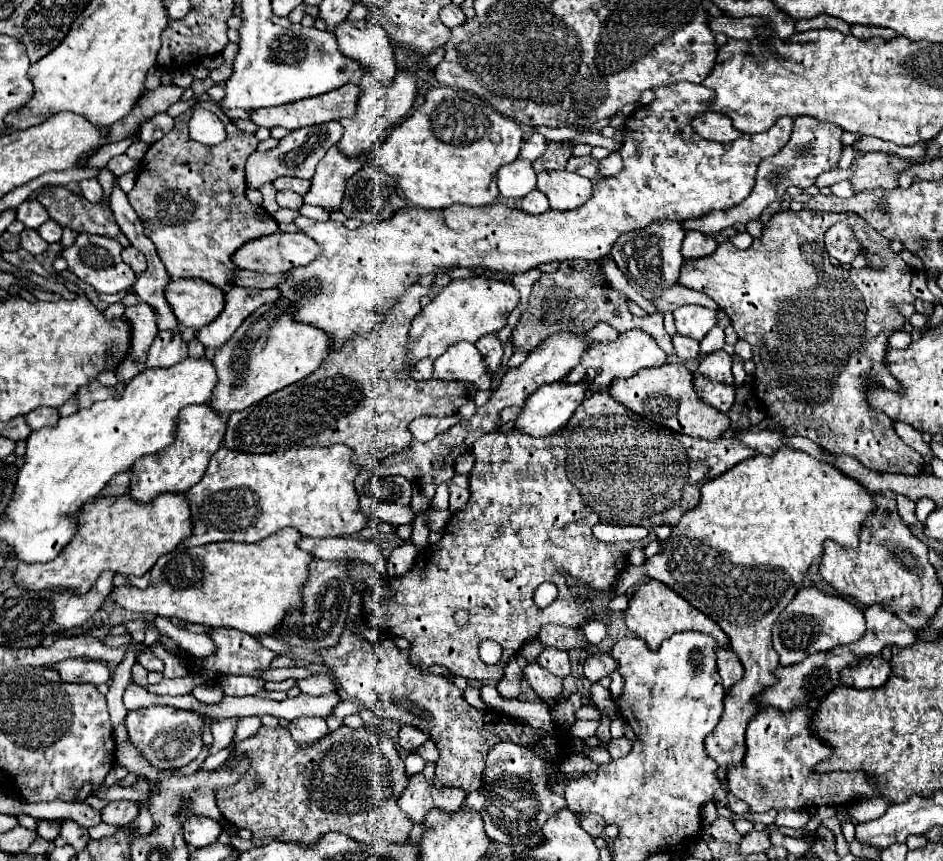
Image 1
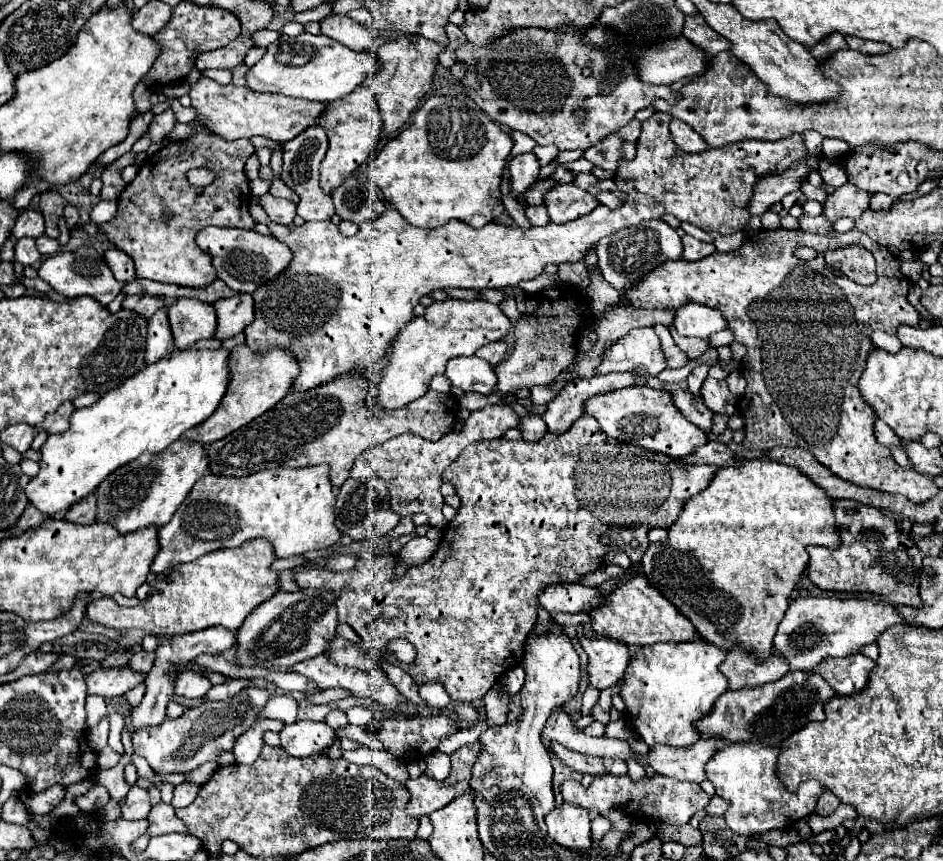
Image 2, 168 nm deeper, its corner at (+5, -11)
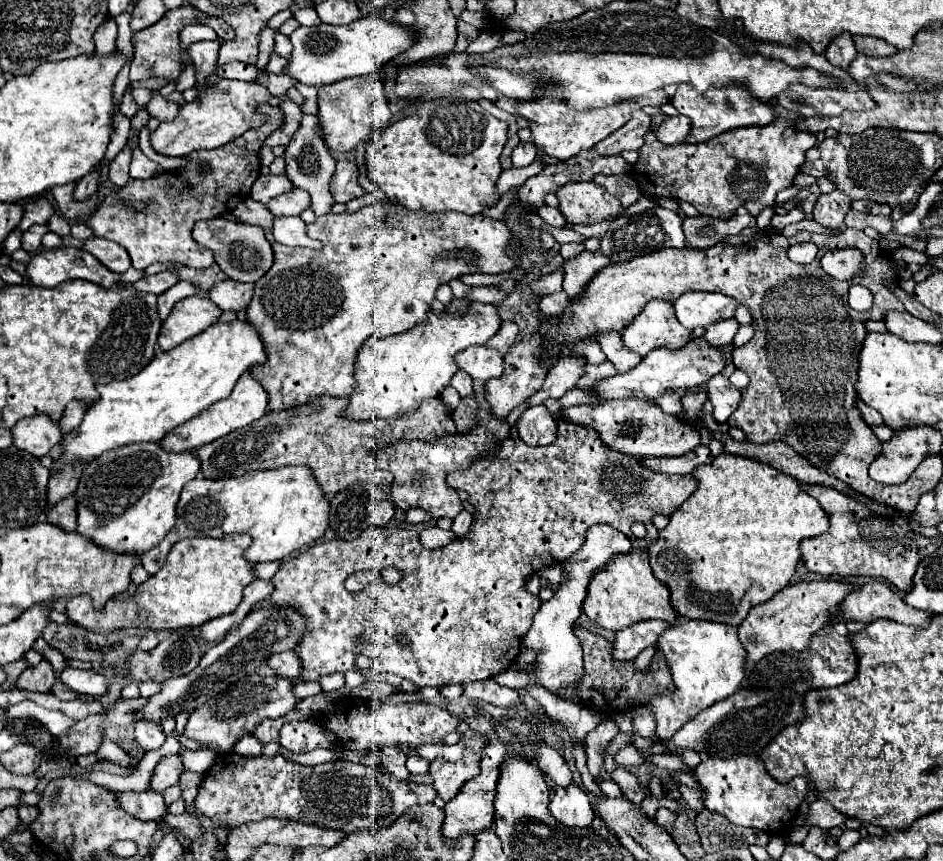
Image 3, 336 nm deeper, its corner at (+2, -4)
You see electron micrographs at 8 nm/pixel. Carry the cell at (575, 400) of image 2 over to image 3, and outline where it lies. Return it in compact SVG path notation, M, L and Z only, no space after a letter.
M701 337L689 341L683 349L669 351L669 349L653 349L641 363L627 373L617 373L613 377L597 381L587 393L597 395L599 399L617 399L617 397L645 397L645 399L657 399L661 393L669 389L685 389L685 387L699 387L705 385L713 375L721 373L725 367L721 353L711 347L707 341L701 341Z

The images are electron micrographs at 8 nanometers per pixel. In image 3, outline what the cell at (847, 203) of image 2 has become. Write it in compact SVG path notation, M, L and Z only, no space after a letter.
M835 189L829 195L819 195L813 209L813 219L823 227L841 227L845 213L851 209L849 195Z

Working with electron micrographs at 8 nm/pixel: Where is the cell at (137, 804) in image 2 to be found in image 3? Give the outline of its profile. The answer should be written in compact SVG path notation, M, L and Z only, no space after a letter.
M179 755L165 757L165 759L161 759L157 763L157 767L155 767L153 775L151 775L151 781L149 781L149 789L155 791L155 793L163 793L167 787L177 785L181 773L183 773L181 757Z

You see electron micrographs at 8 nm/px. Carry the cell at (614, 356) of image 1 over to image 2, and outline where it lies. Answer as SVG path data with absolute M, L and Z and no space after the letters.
M654 326L634 328L628 336L606 350L606 360L612 372L630 372L636 366L644 366L648 374L656 376L666 368L666 358Z

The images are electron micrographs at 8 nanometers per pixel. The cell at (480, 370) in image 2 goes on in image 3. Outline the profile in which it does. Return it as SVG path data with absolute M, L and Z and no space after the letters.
M477 345L469 347L455 355L455 363L463 369L473 381L489 381L491 377L503 375L503 355L495 349Z

